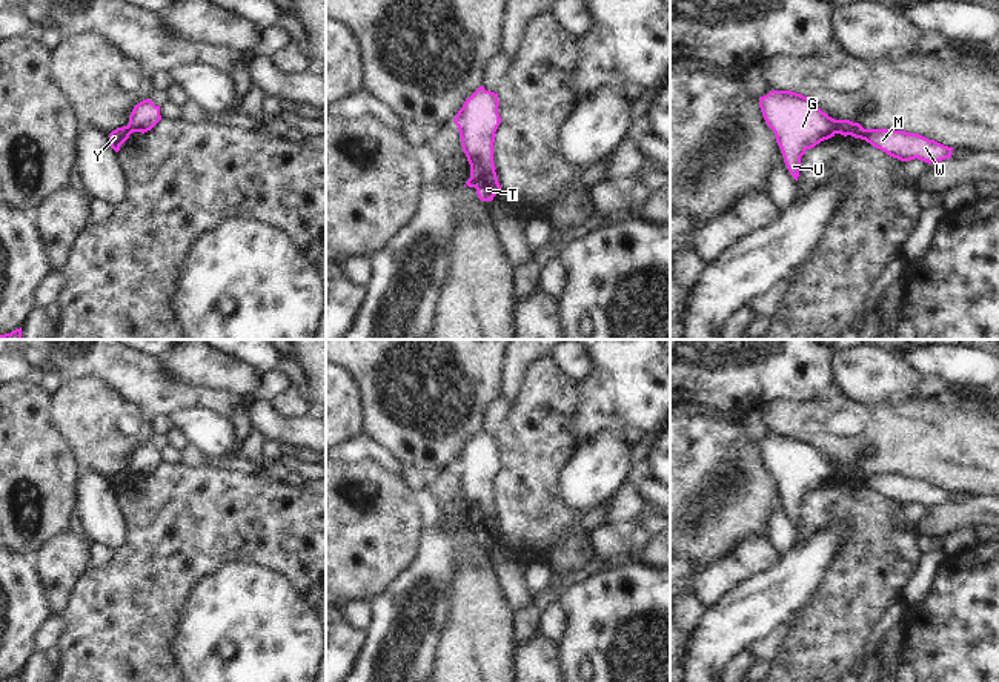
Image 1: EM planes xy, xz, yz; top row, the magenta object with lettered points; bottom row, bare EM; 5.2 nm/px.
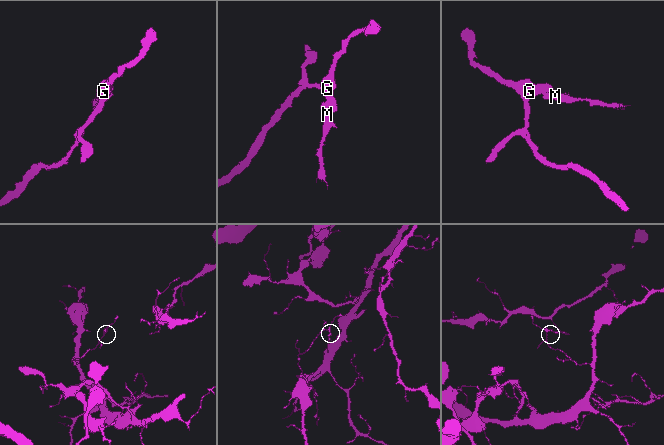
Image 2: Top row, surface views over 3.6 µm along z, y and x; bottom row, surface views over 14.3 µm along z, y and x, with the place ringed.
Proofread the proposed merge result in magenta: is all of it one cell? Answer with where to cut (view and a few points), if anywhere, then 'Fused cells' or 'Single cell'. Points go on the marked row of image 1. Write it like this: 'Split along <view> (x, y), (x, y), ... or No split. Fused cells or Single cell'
Split along yz (858, 123), (849, 134). Fused cells

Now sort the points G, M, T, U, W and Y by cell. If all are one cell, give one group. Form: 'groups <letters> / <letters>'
groups G T U / M W Y

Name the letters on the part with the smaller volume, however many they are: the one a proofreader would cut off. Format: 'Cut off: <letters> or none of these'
Cut off: M, W, Y

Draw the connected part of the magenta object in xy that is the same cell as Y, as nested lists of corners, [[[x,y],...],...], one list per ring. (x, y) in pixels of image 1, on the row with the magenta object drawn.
[[[128,126],[117,127],[109,134],[111,147],[118,152],[120,146],[129,138],[132,131]]]

